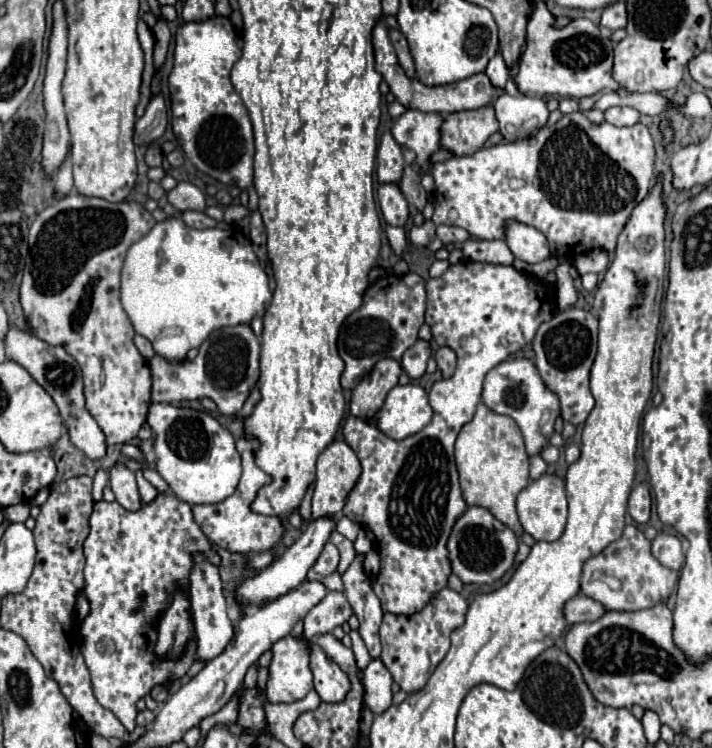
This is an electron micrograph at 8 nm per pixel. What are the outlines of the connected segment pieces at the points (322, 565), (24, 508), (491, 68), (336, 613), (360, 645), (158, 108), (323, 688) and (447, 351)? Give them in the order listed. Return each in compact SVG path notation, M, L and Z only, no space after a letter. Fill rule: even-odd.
M328 541L326 545L324 545L324 551L320 553L320 557L316 559L316 563L314 563L314 571L318 573L318 575L330 575L330 573L334 573L336 571L336 567L338 567L338 551L336 551L336 547Z
M20 503L20 505L12 505L12 507L6 507L4 509L4 517L10 519L12 523L24 523L28 517L30 517L30 509L26 503Z
M500 53L488 63L484 73L488 75L492 87L504 87L506 85L506 81L508 81L508 69L506 69L504 59L500 59Z
M330 591L304 617L304 637L312 641L322 633L330 633L336 625L346 623L350 615L352 607L348 607L348 599L340 591Z
M351 630L349 636L352 641L352 650L355 655L356 665L359 669L364 670L371 661L368 649L366 648L360 634L357 630Z
M162 95L152 97L152 101L146 107L146 113L136 121L134 131L134 143L136 145L148 145L150 141L162 137L164 129L168 125L168 111Z
M312 643L310 667L314 673L314 689L326 703L340 703L350 691L348 673L344 673L336 663L332 663L316 643Z
M440 347L436 353L436 363L438 363L438 369L442 371L442 377L448 379L454 375L454 369L456 369L456 353L450 347Z

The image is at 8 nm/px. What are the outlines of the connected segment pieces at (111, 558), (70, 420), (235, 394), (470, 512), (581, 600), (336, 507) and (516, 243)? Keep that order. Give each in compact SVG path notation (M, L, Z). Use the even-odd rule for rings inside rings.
M156 497L152 503L144 503L138 511L128 511L120 503L96 501L90 515L90 533L84 541L84 597L90 603L90 613L80 625L82 655L92 675L92 689L98 703L110 709L122 725L132 731L136 727L136 701L142 699L154 685L168 685L188 673L196 657L196 639L186 643L182 655L174 659L158 659L154 653L158 639L158 621L172 605L172 597L178 589L188 589L190 569L194 567L194 555L202 553L212 565L220 565L220 555L212 551L208 537L194 523L190 505L178 497Z
M10 325L6 337L6 359L22 365L34 379L36 383L40 383L54 399L54 403L60 409L62 421L66 423L68 431L70 431L70 439L72 443L84 451L86 457L90 459L100 459L106 455L106 439L104 433L100 431L98 423L92 419L92 415L88 413L86 405L84 405L84 393L82 393L82 371L78 367L78 363L64 351L64 347L52 347L46 341L38 339L36 335L22 331L14 325Z
M250 325L220 327L198 347L194 361L184 359L180 363L170 363L160 355L148 361L152 371L152 401L174 403L210 397L222 415L236 415L258 381L258 357L260 341Z
M468 507L454 523L450 539L448 539L448 559L452 565L452 573L456 573L462 583L494 583L498 581L512 565L518 539L516 535L500 523L488 509L484 507Z
M586 595L572 597L564 607L564 615L570 625L582 623L582 621L598 621L604 613L606 613L604 605Z
M344 441L328 445L316 463L316 483L312 495L312 517L336 515L344 507L352 483L360 477L360 461Z
M508 221L506 243L514 257L526 263L540 263L550 257L546 237L538 229L522 225L518 221Z

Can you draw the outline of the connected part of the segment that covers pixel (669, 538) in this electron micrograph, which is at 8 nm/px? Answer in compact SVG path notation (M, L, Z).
M658 533L652 541L652 553L664 567L670 567L674 571L678 571L684 563L684 553L680 547L680 539L676 535Z

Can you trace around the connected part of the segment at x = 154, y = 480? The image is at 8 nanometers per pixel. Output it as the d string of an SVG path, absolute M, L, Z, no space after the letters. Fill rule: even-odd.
M144 469L144 477L158 489L158 493L168 493L168 485L166 485L166 481L164 481L156 471Z

